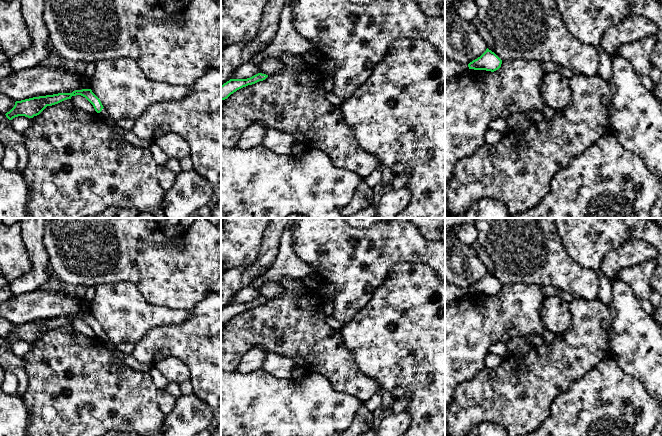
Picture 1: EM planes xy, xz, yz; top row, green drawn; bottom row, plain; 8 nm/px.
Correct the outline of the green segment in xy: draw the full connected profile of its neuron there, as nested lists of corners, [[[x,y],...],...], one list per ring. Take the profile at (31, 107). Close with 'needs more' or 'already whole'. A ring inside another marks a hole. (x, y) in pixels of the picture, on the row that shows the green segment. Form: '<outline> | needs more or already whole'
[[[91,89],[75,90],[72,93],[58,93],[53,95],[33,97],[21,101],[16,101],[14,107],[5,115],[9,120],[18,116],[33,118],[39,115],[47,106],[58,104],[64,100],[71,99],[72,96],[81,95],[85,97],[94,107],[95,111],[107,122],[117,127],[117,131],[128,143],[147,149],[153,142],[139,139],[132,130],[126,130],[116,124],[108,112],[104,109],[100,99]]] | needs more

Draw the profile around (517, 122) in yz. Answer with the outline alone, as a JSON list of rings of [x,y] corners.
[[[513,113],[506,119],[506,123],[507,129],[515,133],[524,133],[528,129],[531,121],[524,113]]]

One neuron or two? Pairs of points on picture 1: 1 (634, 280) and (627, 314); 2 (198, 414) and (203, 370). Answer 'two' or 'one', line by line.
1: two
2: two

